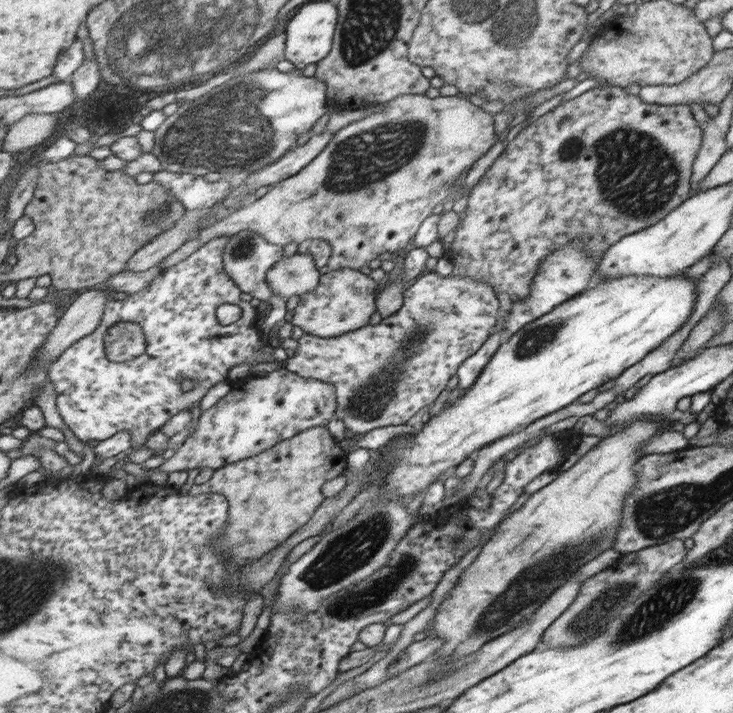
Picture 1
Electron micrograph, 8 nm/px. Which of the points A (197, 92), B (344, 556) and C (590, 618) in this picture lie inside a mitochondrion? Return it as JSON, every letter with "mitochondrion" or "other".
{"A":"mitochondrion","B":"mitochondrion","C":"mitochondrion"}

